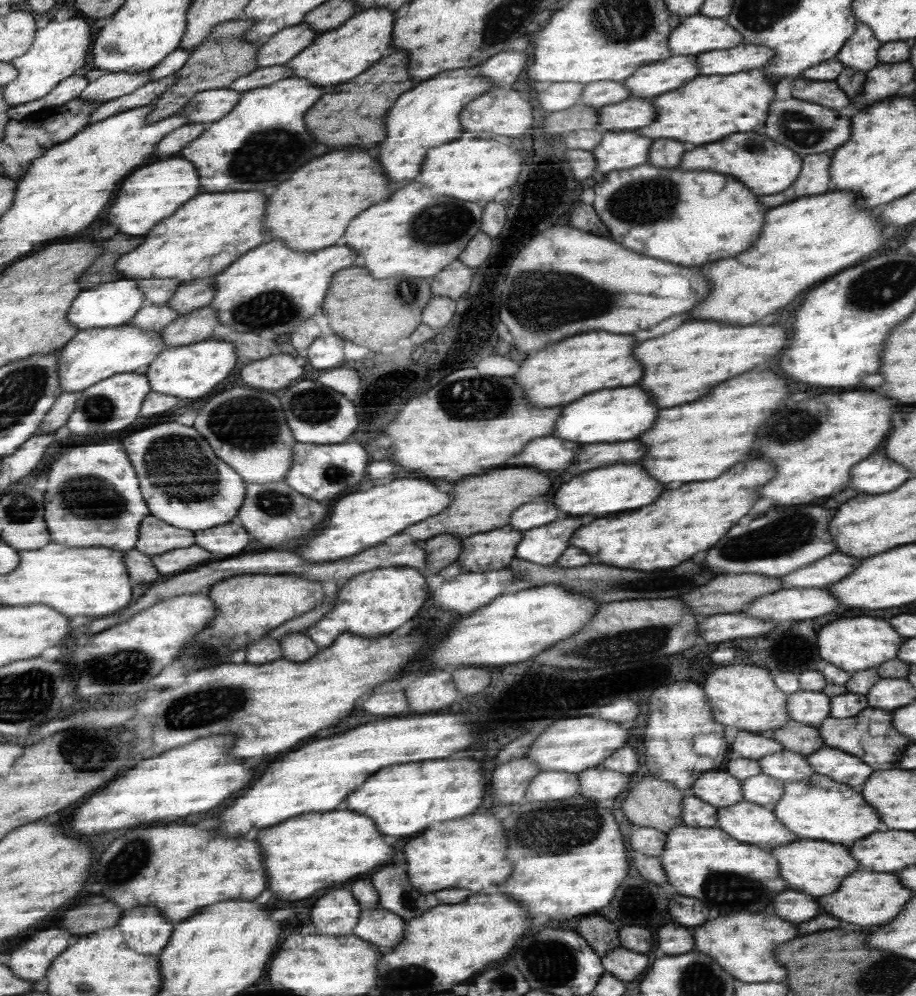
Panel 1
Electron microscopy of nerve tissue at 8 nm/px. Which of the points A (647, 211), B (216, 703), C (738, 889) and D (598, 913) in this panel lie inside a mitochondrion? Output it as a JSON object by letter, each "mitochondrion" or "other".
{"A":"mitochondrion","B":"mitochondrion","C":"mitochondrion","D":"other"}

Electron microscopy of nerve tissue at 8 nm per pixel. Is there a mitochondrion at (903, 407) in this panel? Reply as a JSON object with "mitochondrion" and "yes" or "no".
{"mitochondrion":"no"}

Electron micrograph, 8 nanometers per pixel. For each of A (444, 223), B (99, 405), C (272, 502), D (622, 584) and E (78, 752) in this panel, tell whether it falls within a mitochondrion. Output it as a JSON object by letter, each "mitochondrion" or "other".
{"A":"mitochondrion","B":"mitochondrion","C":"mitochondrion","D":"mitochondrion","E":"mitochondrion"}

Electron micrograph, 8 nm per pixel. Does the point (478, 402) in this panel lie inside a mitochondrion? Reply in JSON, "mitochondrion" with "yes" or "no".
{"mitochondrion":"yes"}

